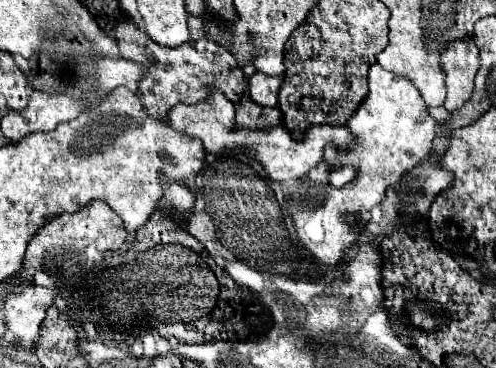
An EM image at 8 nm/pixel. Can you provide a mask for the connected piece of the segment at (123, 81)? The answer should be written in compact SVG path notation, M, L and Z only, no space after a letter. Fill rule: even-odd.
M103 59L97 65L97 79L99 79L99 91L107 93L119 85L125 85L131 91L137 91L137 79L145 73L143 67L137 67L137 63L129 63L127 59L111 61Z

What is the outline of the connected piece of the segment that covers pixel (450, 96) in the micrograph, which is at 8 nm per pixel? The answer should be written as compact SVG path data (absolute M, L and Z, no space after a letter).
M471 39L449 43L445 53L441 55L441 69L445 73L447 87L447 99L443 107L447 111L461 107L469 99L469 93L473 93L473 79L479 65L479 49Z

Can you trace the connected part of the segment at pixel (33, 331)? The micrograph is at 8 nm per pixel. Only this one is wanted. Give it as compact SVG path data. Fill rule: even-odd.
M27 285L3 295L5 321L13 333L13 343L17 349L25 351L33 347L33 339L39 333L39 325L45 319L45 307L57 297L55 289L41 285Z

